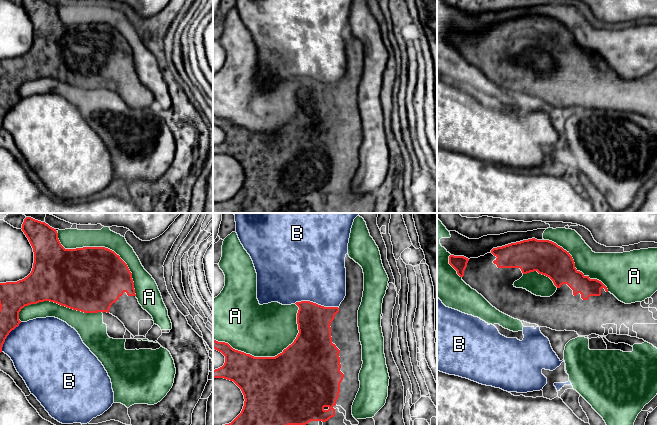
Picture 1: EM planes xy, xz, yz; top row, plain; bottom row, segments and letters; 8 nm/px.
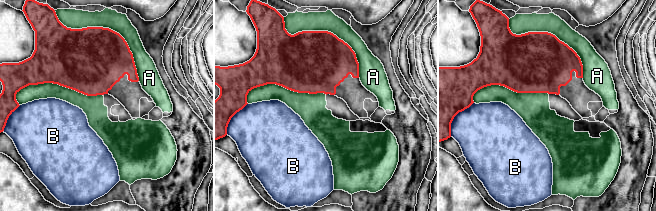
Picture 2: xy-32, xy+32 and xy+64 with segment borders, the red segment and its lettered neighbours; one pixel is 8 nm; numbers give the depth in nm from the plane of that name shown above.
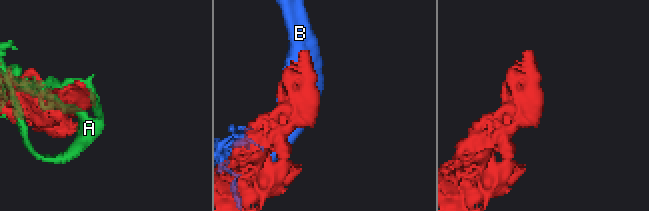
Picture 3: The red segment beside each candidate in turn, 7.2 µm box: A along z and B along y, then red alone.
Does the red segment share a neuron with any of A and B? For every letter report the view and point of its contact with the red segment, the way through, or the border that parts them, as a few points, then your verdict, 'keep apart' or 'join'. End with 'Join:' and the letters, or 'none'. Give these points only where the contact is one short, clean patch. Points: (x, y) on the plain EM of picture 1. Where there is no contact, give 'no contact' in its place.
A: contact xz (270, 133); keep apart
B: contact xz (315, 79); keep apart
Join: none

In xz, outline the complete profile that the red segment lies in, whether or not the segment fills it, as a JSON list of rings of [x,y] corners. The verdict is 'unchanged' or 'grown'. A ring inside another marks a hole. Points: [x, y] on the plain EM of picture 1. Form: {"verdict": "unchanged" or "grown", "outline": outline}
{"verdict": "grown", "outline": [[[346,30],[346,72],[339,83],[324,83],[310,77],[296,78],[299,83],[299,109],[294,118],[275,133],[254,133],[233,125],[228,119],[213,116],[213,125],[225,132],[222,143],[213,146],[213,154],[233,157],[244,171],[241,189],[229,200],[213,203],[213,213],[372,213],[375,197],[355,195],[352,181],[360,164],[362,121],[358,86],[364,67],[362,43]]]}

